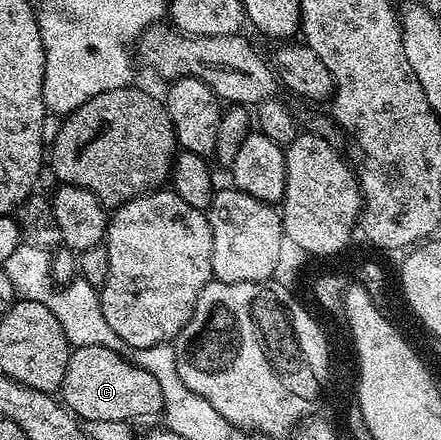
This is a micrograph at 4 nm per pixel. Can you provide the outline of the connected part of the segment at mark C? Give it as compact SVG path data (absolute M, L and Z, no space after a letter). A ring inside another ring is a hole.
M80 345L70 352L59 397L65 408L82 422L136 421L139 417L158 416L164 410L162 391L155 375L114 349L98 345Z

